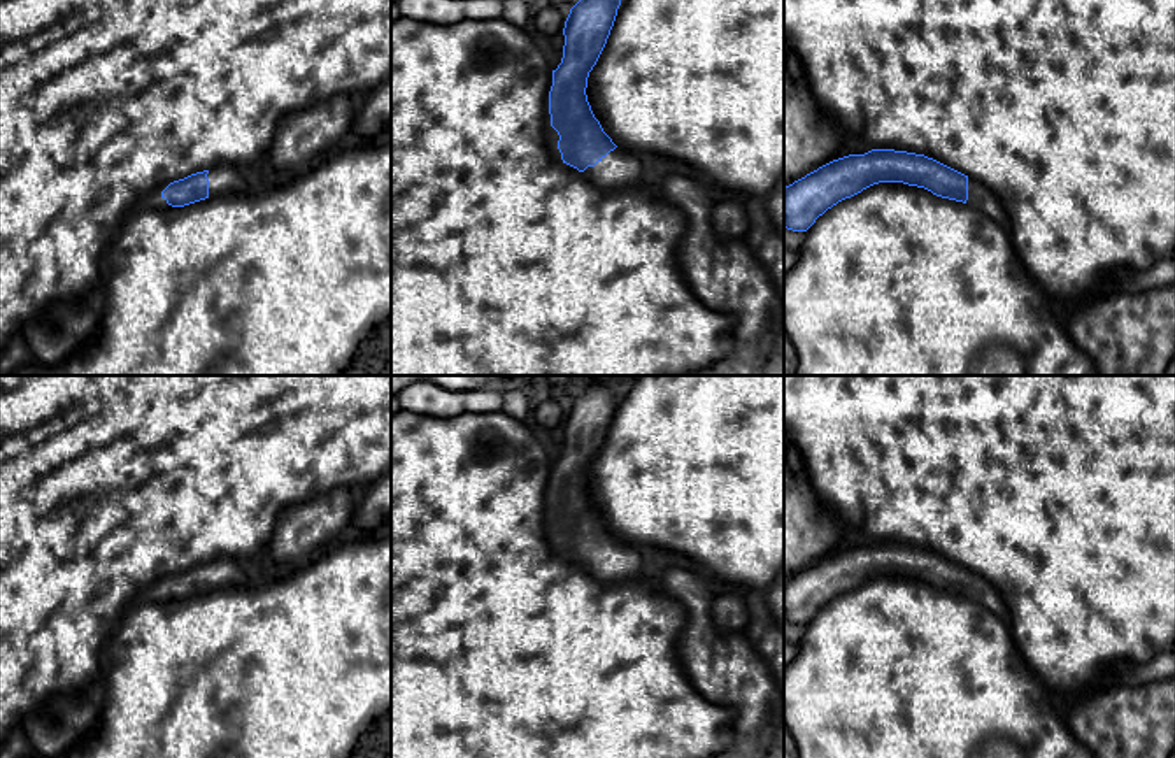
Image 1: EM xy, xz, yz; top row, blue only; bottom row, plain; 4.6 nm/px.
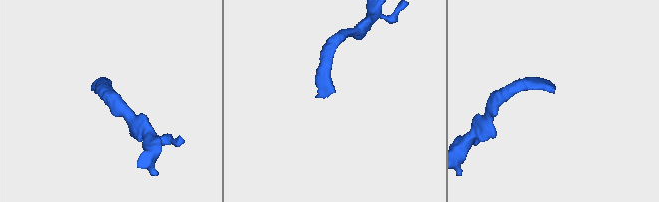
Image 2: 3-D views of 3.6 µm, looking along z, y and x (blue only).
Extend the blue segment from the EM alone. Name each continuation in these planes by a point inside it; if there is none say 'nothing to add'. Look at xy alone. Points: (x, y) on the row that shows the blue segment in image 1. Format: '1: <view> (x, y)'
1: xy (225, 178)

